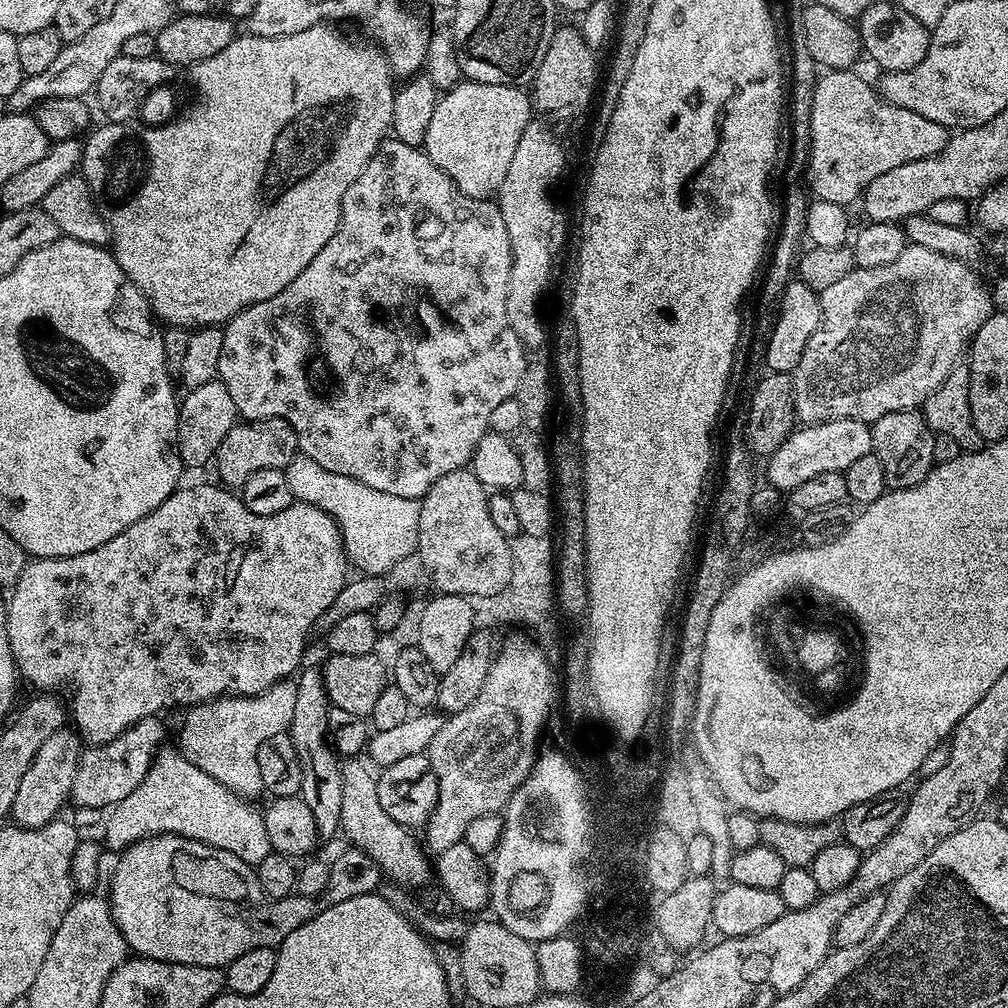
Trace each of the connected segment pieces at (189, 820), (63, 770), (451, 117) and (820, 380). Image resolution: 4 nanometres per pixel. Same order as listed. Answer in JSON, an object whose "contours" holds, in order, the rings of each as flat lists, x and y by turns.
{"contours":[[[161,747,160,751,152,757,150,770,146,778,142,778,138,790,134,790,134,794,126,794,126,798,112,805,107,813,108,821,104,824,103,843,105,845,108,843,110,847,116,848,115,850,123,850,147,836,174,834,209,844,218,850,230,850,230,854,242,858,242,862,247,864,253,866,260,864,262,858,266,858,273,851,270,834,266,834,263,811,252,805,255,803,222,786,222,782,210,778,204,770,198,770,198,766,194,766,194,762,187,760,183,752,175,747,172,747,173,749,168,747]],[[71,727,59,728,34,754,34,762,30,762,30,770,22,777,18,785,18,794,14,794,14,806,10,813,13,825,22,828,41,828,51,820,57,819,64,808,64,803,69,803,72,787,76,781,76,771,80,765,82,741]],[[465,79,437,99,422,147,430,162,445,172,462,194,487,200,499,192,518,138,533,120,534,105,523,87]],[[909,244,902,250,902,255,895,262,886,266,874,266,873,268,854,267,852,272,832,283,831,287,822,290,820,298,820,325,818,330,806,342,806,350,802,350,802,358,798,362,796,371,791,373,792,378,792,407,794,416,801,425,825,424,827,420,860,420,863,424,872,425,878,418,886,414,894,414,898,410,916,410,924,405,926,398,946,382,946,374,955,364,961,363,966,349,971,345,974,334,994,315,994,305,989,285,980,281,980,276,975,272,975,267,969,266,965,261,953,260,946,254,934,254,934,250,926,250,926,246]]]}

